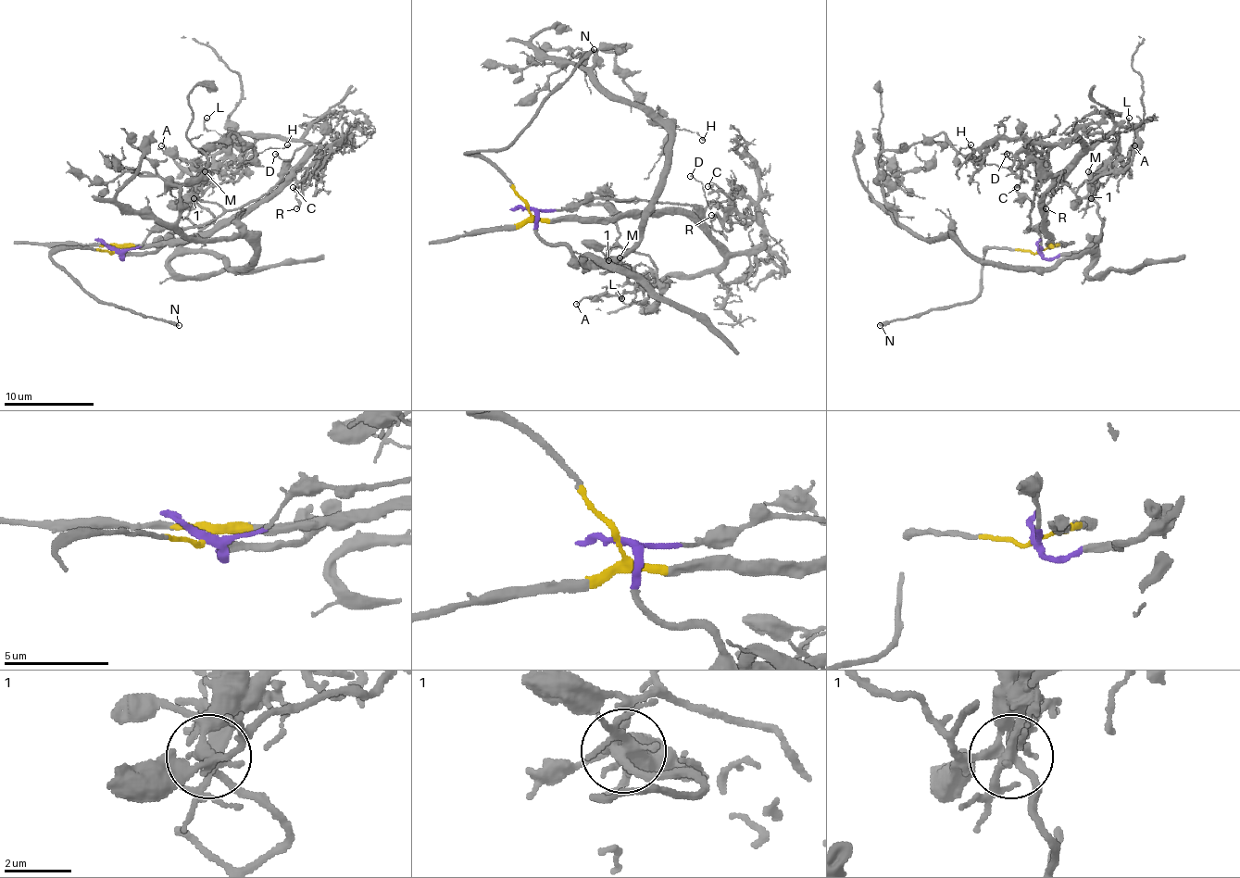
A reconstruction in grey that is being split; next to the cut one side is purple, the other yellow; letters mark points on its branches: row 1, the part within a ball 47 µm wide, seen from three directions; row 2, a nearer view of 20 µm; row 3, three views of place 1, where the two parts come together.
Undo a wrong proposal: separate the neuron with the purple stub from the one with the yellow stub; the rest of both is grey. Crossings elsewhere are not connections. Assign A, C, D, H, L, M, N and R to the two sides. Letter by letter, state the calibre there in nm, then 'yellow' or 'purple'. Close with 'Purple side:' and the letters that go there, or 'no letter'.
A: 120 nm | yellow
C: 130 nm | yellow
D: 110 nm | purple
H: 140 nm | purple
L: 100 nm | yellow
M: 480 nm | purple
N: 280 nm | yellow
R: 190 nm | yellow
Purple side: D, H, M

